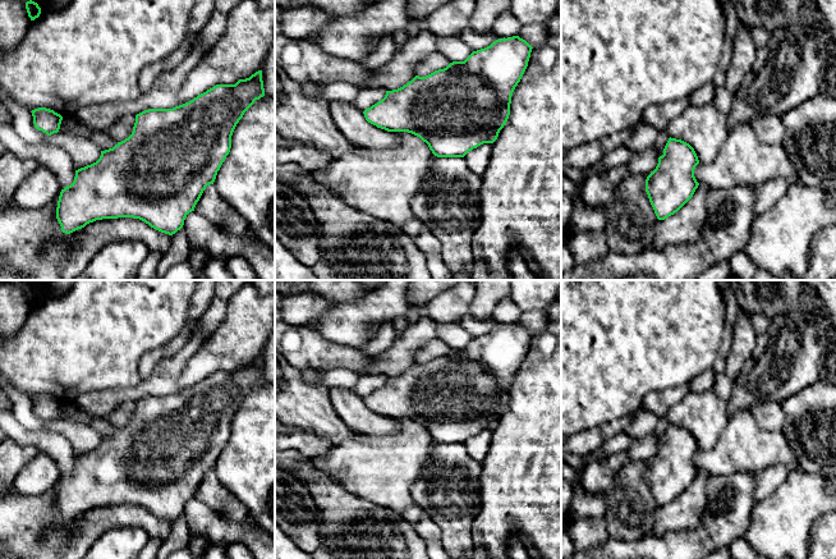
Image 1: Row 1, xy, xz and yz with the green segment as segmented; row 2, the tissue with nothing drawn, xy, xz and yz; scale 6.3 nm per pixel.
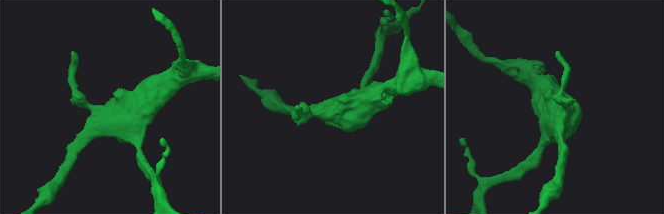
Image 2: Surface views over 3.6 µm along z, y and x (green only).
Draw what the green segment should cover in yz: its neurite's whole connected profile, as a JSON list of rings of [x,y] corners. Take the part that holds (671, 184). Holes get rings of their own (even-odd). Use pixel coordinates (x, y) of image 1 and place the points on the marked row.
[[[669,138],[656,169],[646,179],[646,192],[658,220],[674,215],[693,197],[699,185],[694,177],[698,164],[689,143]]]

